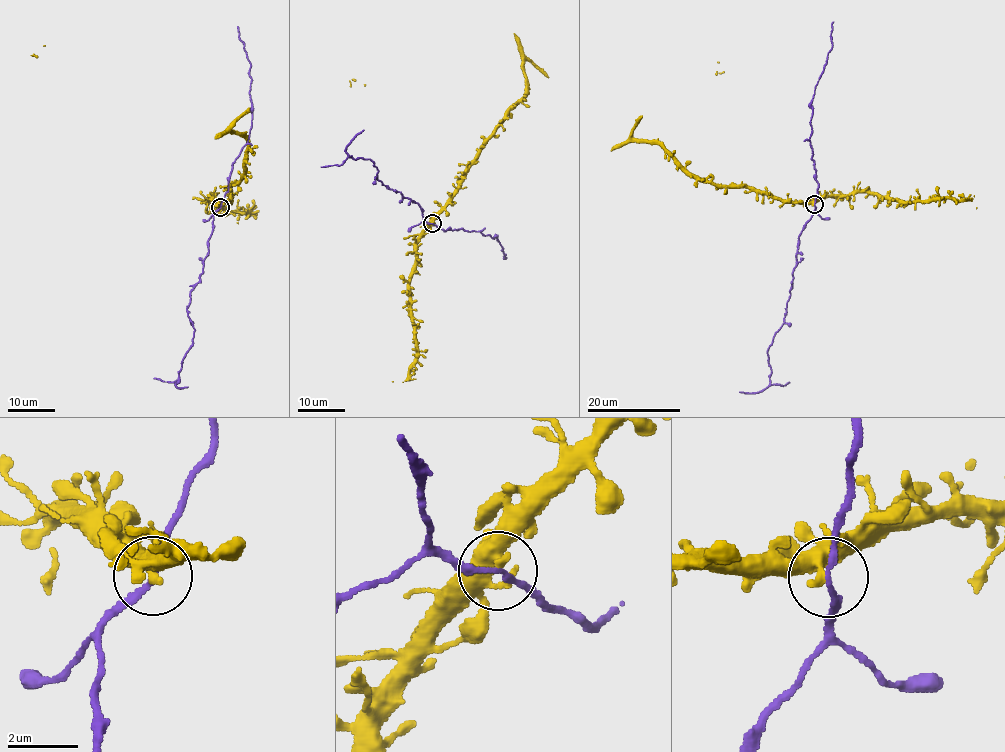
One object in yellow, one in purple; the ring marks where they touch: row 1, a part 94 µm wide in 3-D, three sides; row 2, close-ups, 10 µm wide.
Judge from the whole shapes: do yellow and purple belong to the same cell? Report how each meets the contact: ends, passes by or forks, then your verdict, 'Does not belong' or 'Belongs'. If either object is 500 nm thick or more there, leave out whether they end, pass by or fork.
At the ring yellow passes by. At the ring purple passes by. Belongs

